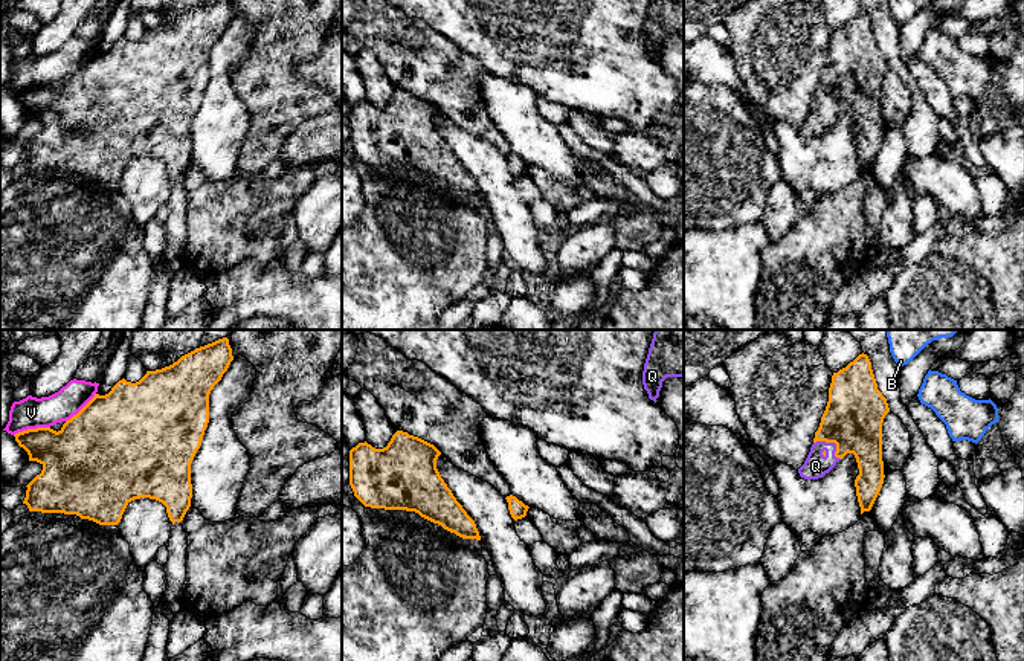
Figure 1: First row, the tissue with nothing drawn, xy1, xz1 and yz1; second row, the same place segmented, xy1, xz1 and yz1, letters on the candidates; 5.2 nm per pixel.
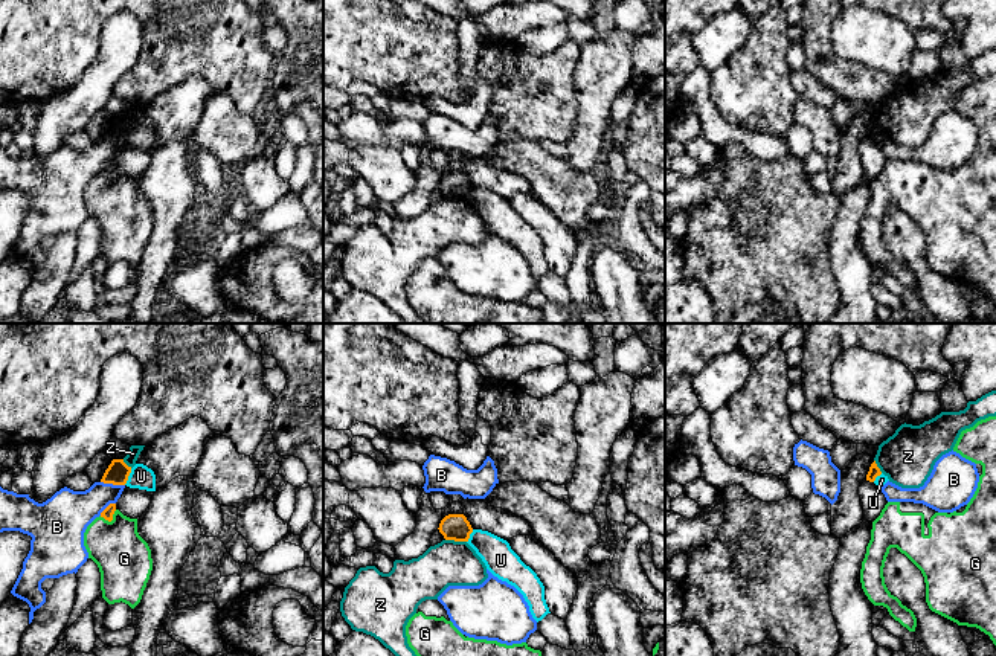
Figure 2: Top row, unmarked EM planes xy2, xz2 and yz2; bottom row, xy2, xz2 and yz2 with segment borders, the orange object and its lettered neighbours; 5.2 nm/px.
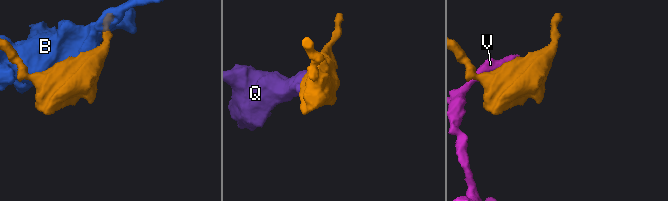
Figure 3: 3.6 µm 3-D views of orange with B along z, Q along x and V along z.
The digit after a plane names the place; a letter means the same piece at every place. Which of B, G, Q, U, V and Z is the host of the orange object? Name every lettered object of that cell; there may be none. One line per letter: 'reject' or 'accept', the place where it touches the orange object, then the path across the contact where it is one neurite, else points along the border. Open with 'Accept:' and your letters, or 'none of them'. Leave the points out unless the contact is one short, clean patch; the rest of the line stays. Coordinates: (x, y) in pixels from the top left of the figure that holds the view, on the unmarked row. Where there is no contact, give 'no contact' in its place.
Accept: Q
B: reject; meets orange in xy2 at (113, 142); border along xy2 (101, 139), (124, 144)
G: reject; meets orange in xy2 at (110, 179); border along xy2 (116, 168), (110, 179), (99, 174)
Q: accept; meets orange in yz1 at (832, 99); runs through yz1 (853, 75), (832, 99), (826, 113), (815, 124)
U: reject; meets orange in xy2 at (128, 133); border along xy2 (131, 127), (124, 142)
V: reject; meets orange in xy1 at (31, 87)
Z: reject; meets orange in xz2 at (456, 199); border along xz2 (446, 197), (465, 200)

